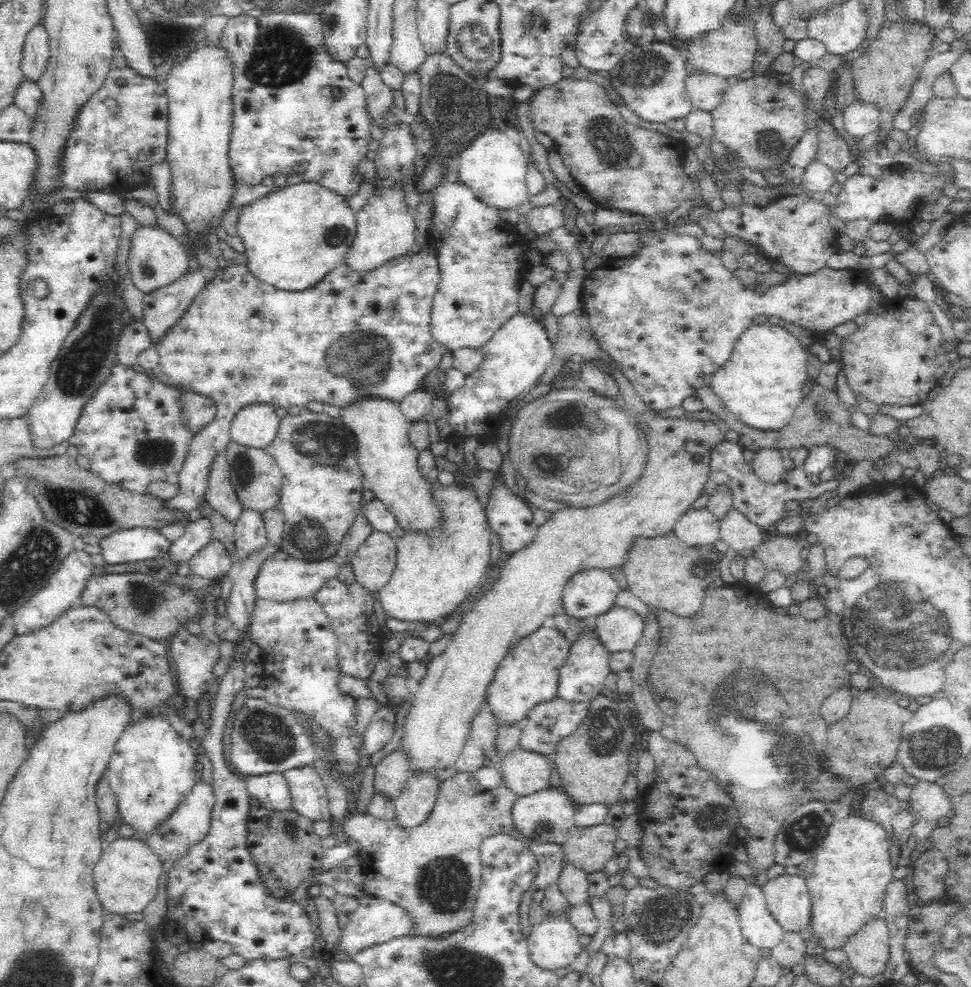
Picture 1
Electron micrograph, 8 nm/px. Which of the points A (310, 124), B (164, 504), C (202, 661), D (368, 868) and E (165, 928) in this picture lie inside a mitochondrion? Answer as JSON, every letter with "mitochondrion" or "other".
{"A":"other","B":"other","C":"other","D":"other","E":"other"}

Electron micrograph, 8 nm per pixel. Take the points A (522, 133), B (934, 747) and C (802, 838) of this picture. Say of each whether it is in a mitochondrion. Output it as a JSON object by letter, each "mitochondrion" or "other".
{"A":"other","B":"mitochondrion","C":"mitochondrion"}

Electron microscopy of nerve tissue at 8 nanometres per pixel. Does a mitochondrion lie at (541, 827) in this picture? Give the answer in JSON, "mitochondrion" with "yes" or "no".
{"mitochondrion":"yes"}

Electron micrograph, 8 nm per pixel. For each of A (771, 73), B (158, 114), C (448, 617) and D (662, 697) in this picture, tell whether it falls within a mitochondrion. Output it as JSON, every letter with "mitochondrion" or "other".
{"A":"other","B":"other","C":"other","D":"other"}

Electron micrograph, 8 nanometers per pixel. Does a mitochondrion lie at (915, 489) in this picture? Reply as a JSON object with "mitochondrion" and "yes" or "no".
{"mitochondrion":"no"}

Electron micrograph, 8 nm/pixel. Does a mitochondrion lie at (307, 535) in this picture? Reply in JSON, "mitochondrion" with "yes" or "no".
{"mitochondrion":"yes"}

